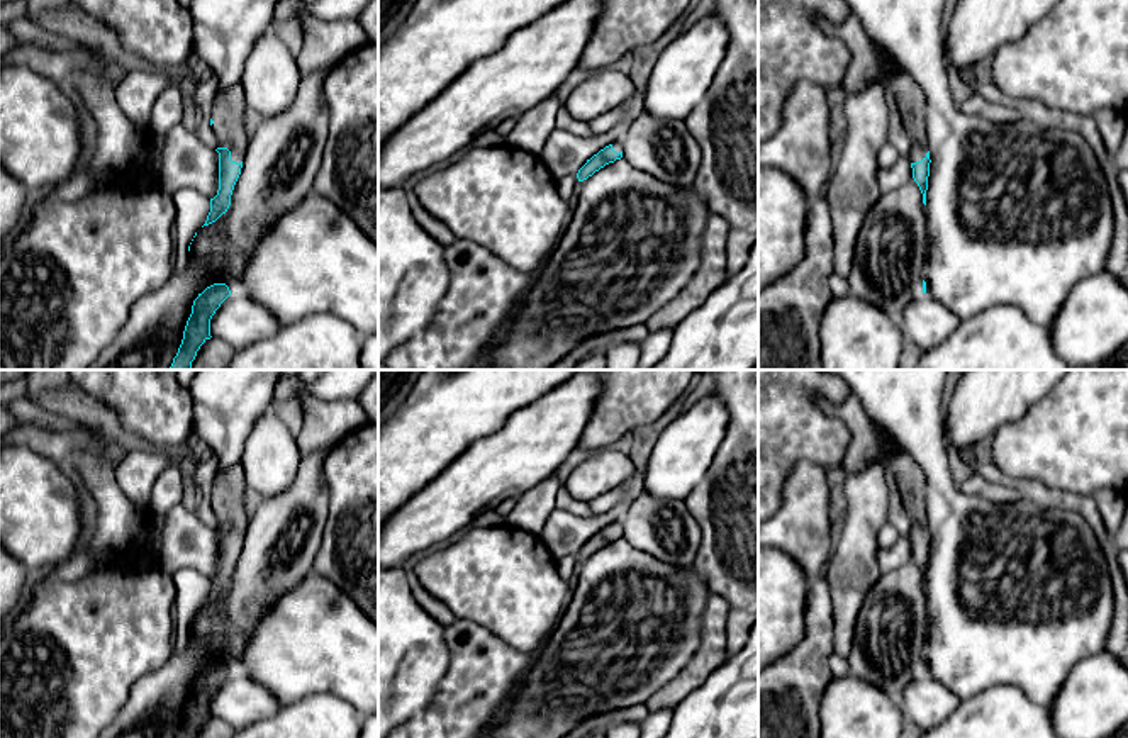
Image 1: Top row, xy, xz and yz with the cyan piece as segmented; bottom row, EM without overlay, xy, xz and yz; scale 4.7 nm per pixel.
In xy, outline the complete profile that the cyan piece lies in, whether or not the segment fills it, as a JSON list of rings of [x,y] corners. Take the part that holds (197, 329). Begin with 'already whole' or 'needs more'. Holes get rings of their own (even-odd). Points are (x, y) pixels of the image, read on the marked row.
already whole; [[[226,283],[207,287],[193,300],[192,314],[187,321],[183,339],[168,370],[190,370],[200,346],[210,339],[210,319],[221,304],[231,295]]]

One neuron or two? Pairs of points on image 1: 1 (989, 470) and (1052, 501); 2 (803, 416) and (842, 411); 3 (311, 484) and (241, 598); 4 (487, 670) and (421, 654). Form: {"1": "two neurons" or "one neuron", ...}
{"1": "one neuron", "2": "two neurons", "3": "one neuron", "4": "two neurons"}

